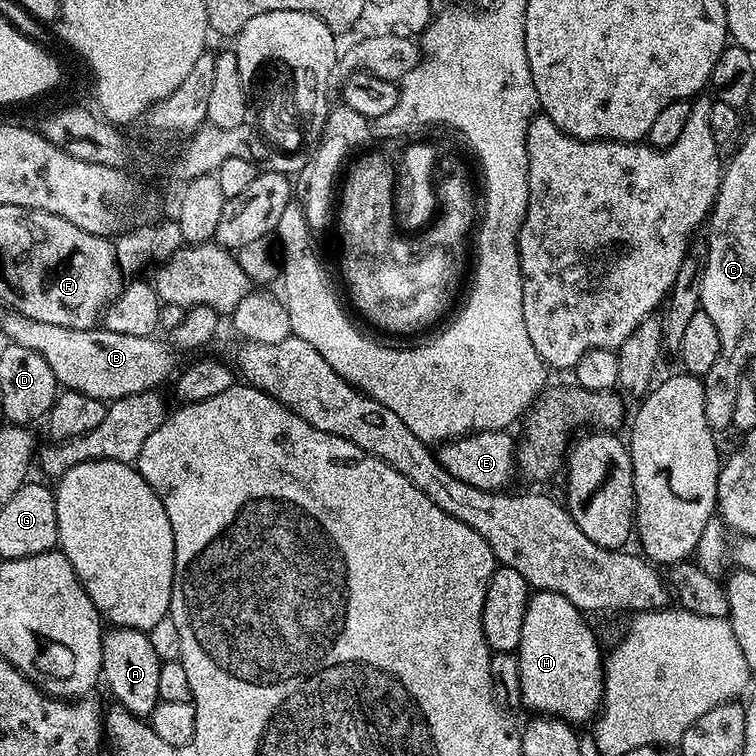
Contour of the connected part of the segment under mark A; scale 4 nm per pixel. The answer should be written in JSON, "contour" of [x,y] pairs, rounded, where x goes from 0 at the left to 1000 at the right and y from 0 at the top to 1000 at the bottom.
{"contour":[[[144,829],[135,844],[135,881],[132,893],[136,903],[143,903],[148,926],[169,940],[171,948],[200,948],[213,923],[209,918],[209,886],[214,874],[204,865],[198,844],[193,836],[180,831]]]}

